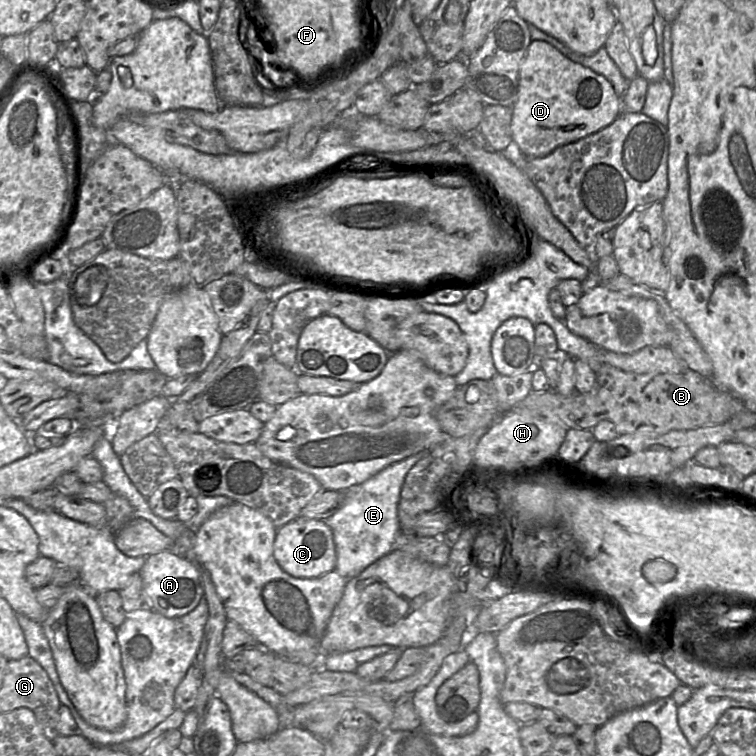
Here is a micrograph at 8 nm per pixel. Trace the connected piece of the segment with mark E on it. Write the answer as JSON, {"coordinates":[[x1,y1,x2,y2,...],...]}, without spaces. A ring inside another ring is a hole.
{"coordinates":[[422,451,396,462,365,482,343,491,343,501,336,512,325,519,332,530,336,549,335,570,344,578,359,575,369,565,397,547,399,537,398,503,404,479,409,470,428,451]]}

